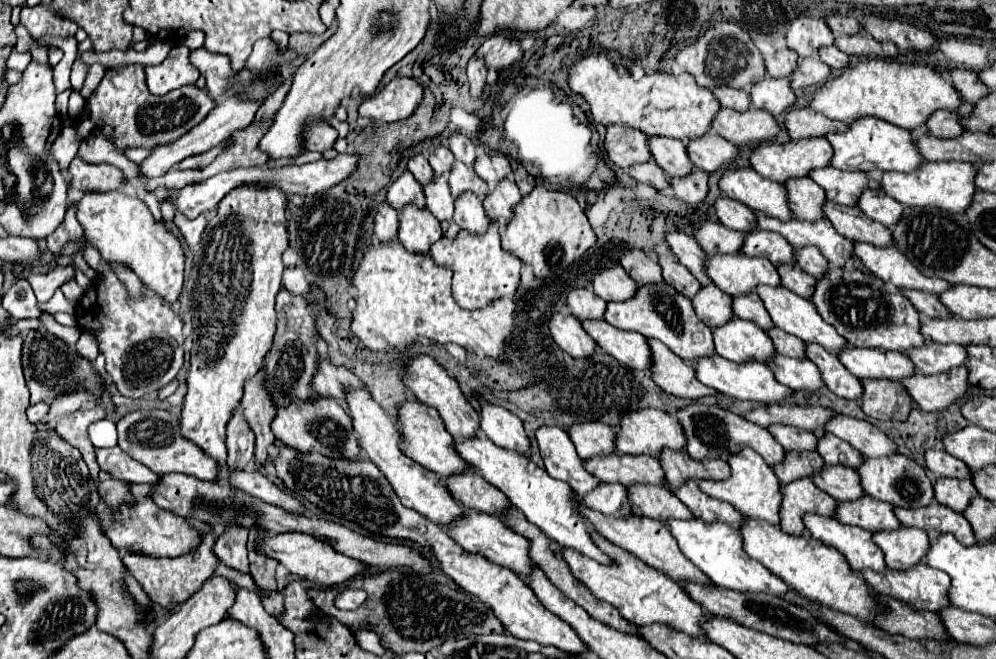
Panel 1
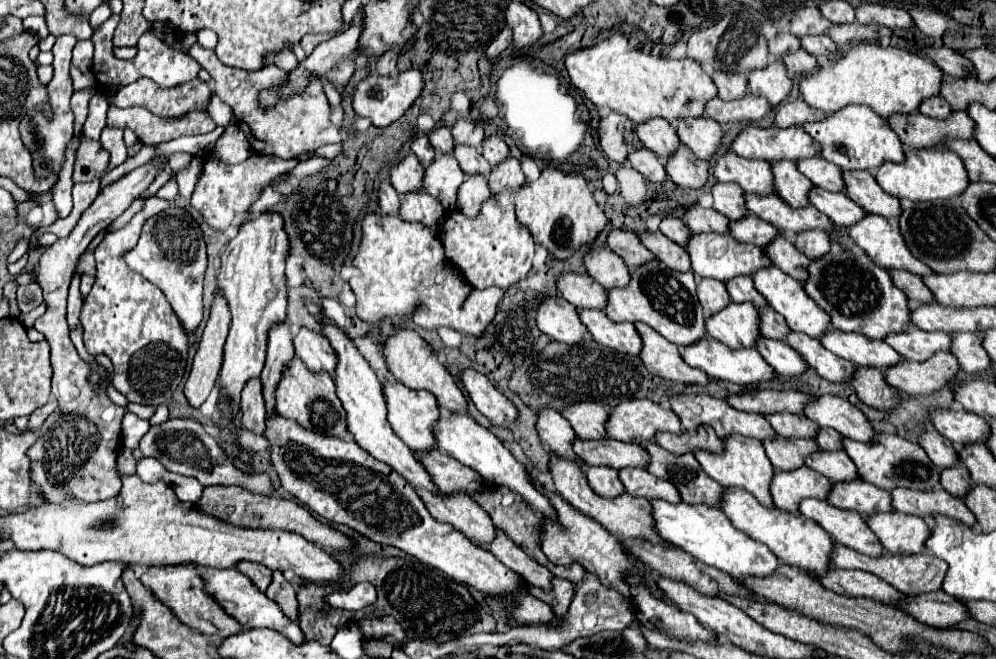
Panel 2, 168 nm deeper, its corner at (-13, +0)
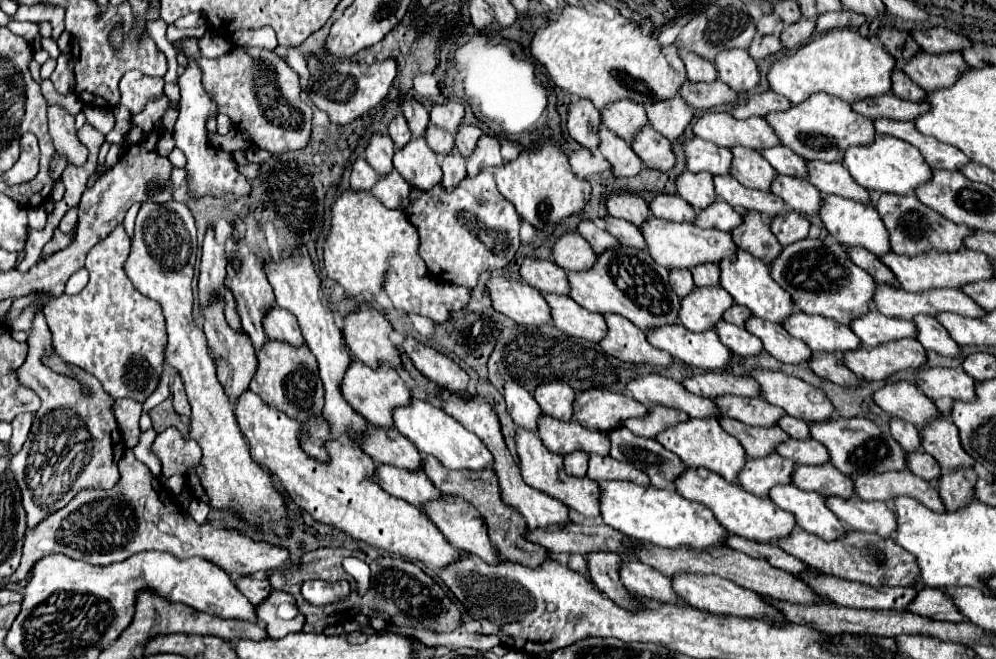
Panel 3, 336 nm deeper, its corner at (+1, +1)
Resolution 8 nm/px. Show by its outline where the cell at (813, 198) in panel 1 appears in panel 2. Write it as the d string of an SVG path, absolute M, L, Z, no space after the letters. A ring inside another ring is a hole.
M783 160L773 164L773 176L775 176L775 192L781 200L797 208L807 208L811 202L807 200L807 190L813 190L813 182L807 182L803 174L799 174L795 162Z

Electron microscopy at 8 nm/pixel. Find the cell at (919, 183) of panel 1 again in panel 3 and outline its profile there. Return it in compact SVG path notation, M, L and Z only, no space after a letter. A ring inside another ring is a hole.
M877 135L869 145L853 145L845 151L843 165L849 169L851 177L865 189L875 189L881 193L911 193L931 177L931 167L917 153L913 145L889 135Z

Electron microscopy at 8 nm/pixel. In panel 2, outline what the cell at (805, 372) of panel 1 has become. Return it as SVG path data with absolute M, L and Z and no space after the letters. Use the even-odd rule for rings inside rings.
M761 336L757 342L757 350L775 368L775 372L783 376L799 376L807 370L803 358L799 358L799 354L795 354L795 350L791 350L791 346L787 346L785 342L767 340Z

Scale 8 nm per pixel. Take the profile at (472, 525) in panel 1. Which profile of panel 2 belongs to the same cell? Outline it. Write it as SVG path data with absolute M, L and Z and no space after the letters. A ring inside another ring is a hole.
M419 490L417 494L425 502L427 510L439 520L451 524L455 530L463 532L473 544L489 544L493 542L497 528L491 522L491 516L467 494L453 494L445 498L437 498L427 490Z

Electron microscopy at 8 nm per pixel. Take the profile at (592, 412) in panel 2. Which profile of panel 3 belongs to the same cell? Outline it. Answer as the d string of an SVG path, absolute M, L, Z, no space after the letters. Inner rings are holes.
M553 381L553 383L545 383L539 385L533 393L535 401L541 405L543 413L561 419L561 421L569 421L573 415L573 399L575 399L575 391L561 383L561 381Z

